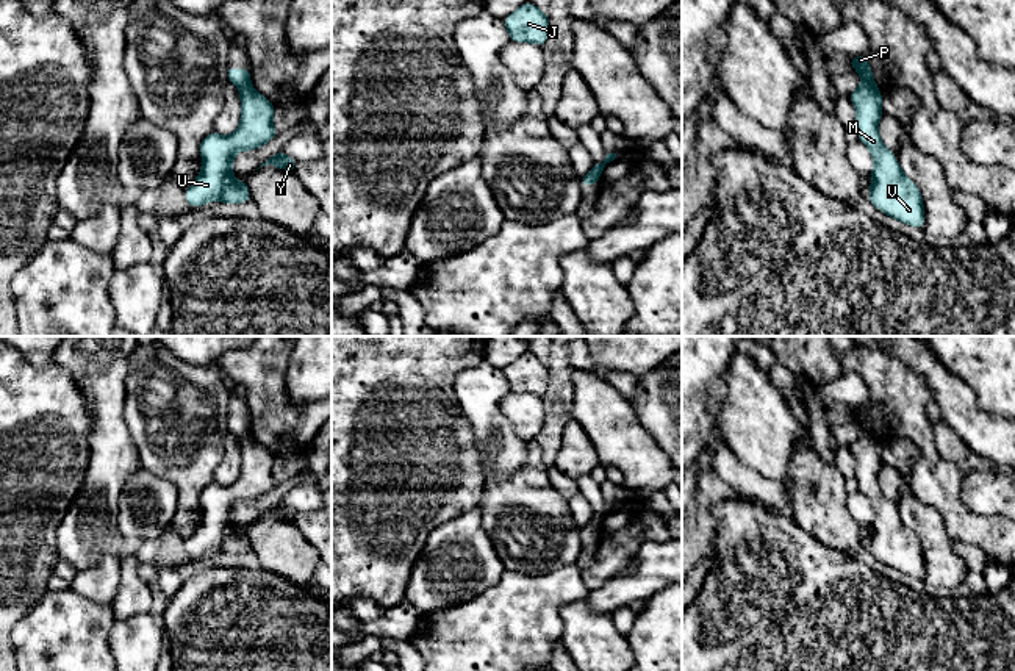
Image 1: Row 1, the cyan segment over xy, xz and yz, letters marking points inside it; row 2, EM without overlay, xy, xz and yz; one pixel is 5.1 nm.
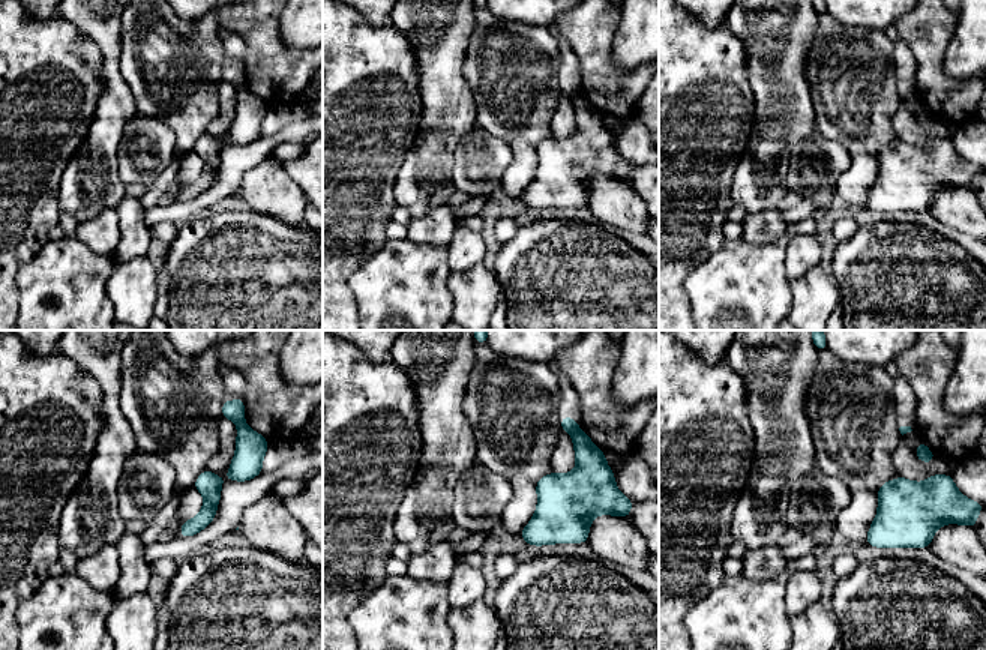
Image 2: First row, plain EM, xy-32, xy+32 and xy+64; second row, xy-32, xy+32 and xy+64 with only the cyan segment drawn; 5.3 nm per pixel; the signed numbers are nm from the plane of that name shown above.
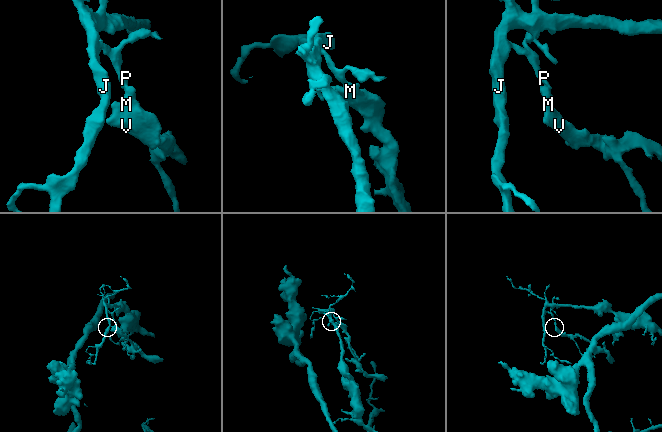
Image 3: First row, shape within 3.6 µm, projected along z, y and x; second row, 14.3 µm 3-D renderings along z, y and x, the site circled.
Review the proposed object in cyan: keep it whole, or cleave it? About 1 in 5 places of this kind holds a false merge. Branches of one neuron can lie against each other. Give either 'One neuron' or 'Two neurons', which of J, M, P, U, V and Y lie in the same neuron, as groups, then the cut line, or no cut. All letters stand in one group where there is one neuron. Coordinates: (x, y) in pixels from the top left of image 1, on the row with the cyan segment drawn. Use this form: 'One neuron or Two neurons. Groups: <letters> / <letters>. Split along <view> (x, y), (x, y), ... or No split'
Two neurons. Groups: J P / M U V Y. Split along xy (249, 82), (240, 88)

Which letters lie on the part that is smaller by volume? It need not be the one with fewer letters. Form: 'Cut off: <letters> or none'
Cut off: M, U, V, Y

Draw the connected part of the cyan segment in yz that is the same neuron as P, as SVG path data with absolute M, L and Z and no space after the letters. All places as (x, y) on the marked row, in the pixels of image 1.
M863 55L848 59L848 64L859 72L863 83L874 84L871 67Z

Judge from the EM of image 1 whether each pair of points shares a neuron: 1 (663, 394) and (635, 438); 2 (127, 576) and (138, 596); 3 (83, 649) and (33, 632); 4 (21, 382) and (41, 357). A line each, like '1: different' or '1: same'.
1: different
2: same
3: same
4: different

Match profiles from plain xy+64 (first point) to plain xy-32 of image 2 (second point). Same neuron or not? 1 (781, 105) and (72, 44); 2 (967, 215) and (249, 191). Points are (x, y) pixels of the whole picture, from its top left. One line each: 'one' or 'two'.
1: two
2: one

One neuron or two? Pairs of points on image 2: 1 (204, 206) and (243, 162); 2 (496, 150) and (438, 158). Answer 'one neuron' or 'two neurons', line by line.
1: one neuron
2: two neurons

